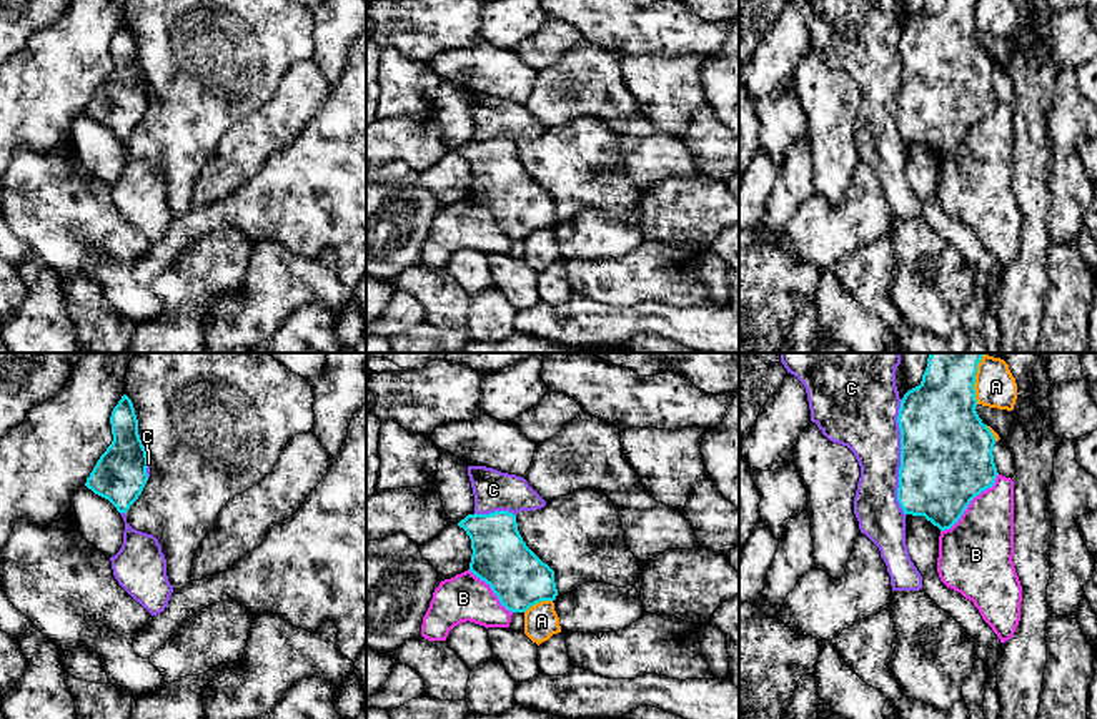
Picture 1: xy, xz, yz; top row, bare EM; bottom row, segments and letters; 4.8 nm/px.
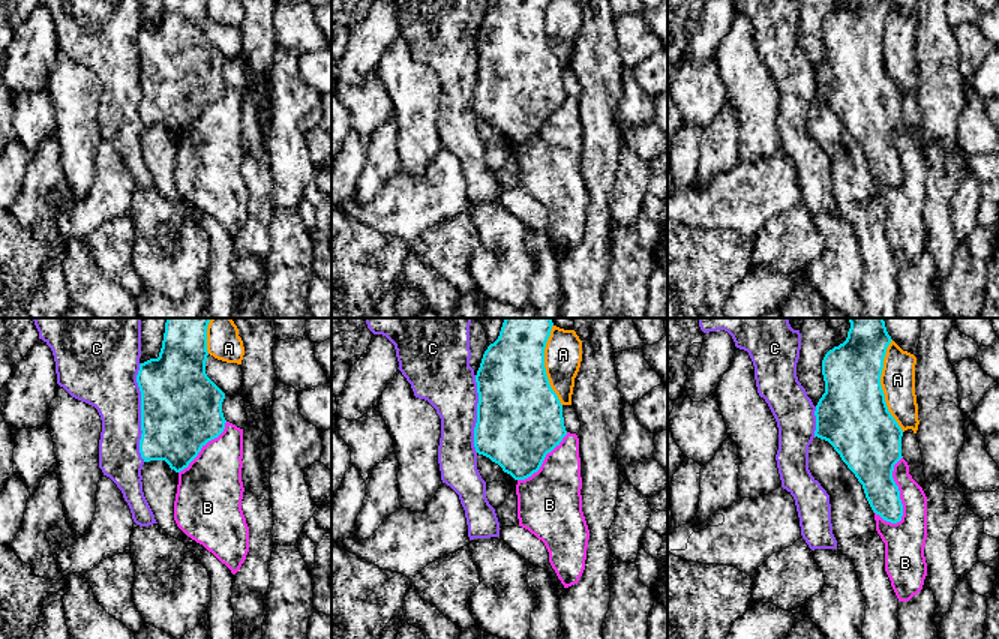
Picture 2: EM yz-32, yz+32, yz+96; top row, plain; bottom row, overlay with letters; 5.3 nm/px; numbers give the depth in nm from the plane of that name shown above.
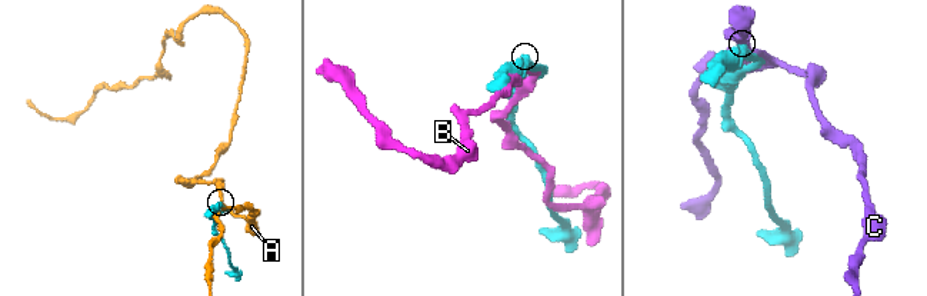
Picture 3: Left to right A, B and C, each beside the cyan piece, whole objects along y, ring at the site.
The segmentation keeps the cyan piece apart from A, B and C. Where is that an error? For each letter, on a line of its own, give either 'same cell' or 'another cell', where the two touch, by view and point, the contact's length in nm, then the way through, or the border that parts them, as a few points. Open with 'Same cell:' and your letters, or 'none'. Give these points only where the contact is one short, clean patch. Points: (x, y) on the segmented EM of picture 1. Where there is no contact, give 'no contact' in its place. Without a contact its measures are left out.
Same cell: none
A: another cell | xz (536, 603) | 160 nm
B: another cell | yz (969, 503) | 400 nm
C: another cell | yz (901, 458) | 550 nm

